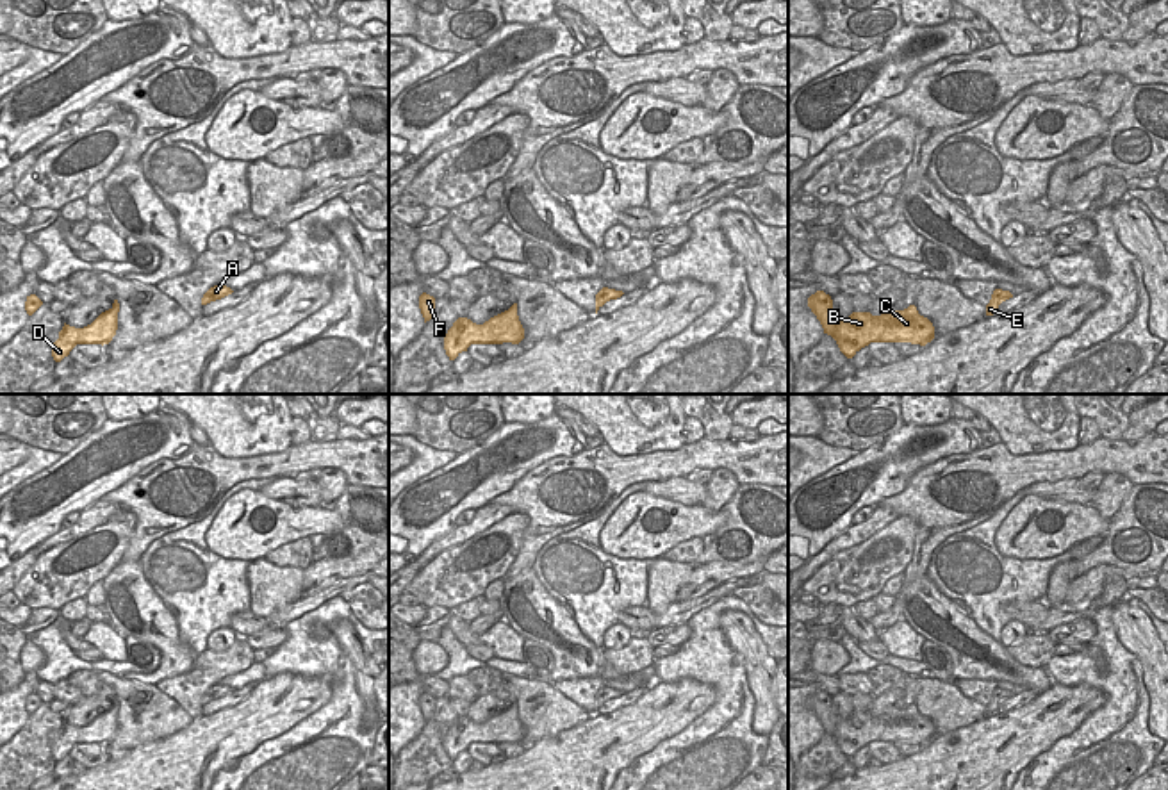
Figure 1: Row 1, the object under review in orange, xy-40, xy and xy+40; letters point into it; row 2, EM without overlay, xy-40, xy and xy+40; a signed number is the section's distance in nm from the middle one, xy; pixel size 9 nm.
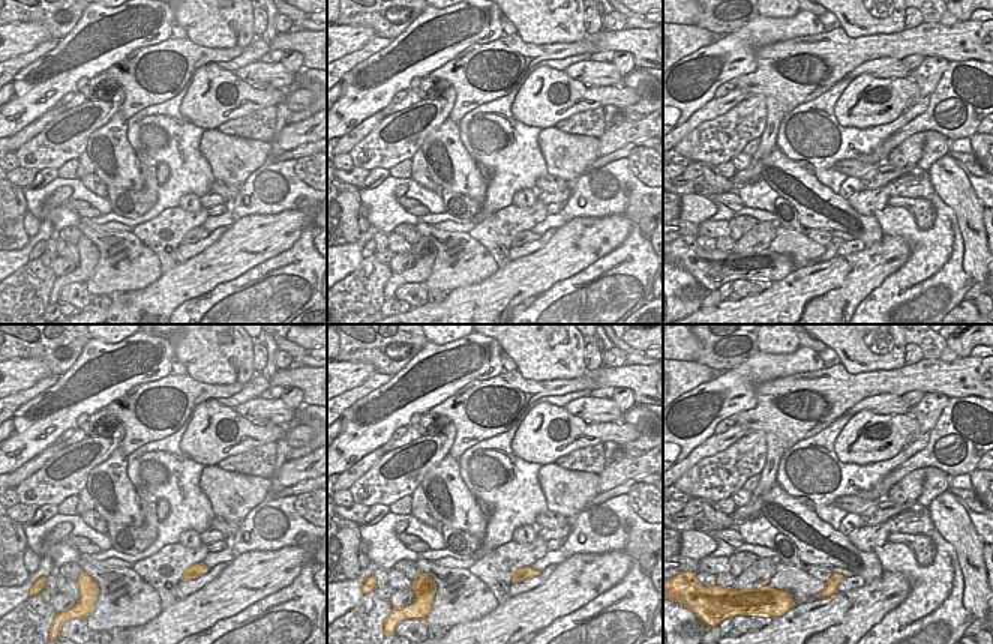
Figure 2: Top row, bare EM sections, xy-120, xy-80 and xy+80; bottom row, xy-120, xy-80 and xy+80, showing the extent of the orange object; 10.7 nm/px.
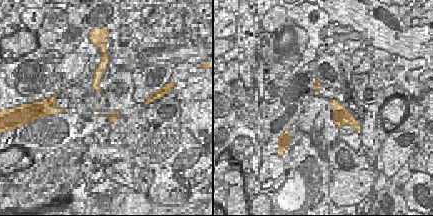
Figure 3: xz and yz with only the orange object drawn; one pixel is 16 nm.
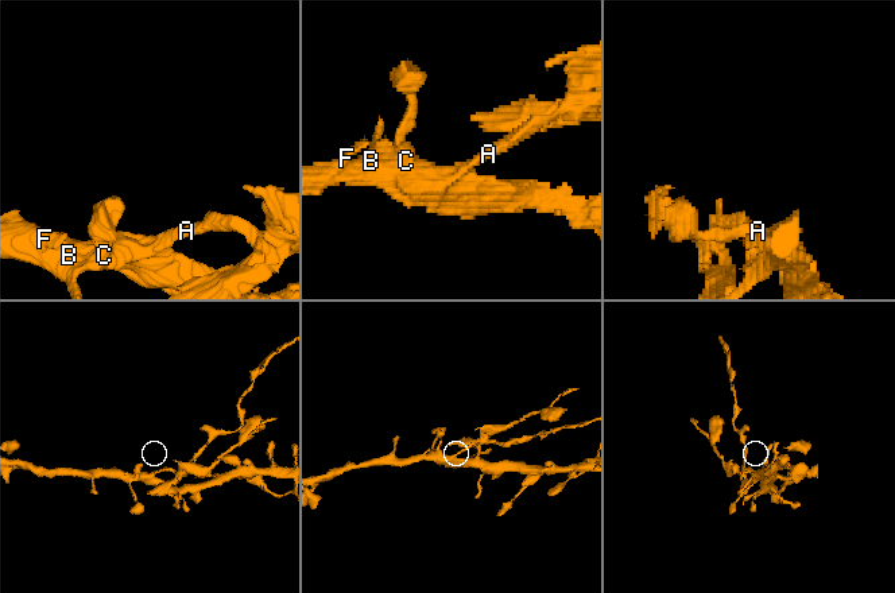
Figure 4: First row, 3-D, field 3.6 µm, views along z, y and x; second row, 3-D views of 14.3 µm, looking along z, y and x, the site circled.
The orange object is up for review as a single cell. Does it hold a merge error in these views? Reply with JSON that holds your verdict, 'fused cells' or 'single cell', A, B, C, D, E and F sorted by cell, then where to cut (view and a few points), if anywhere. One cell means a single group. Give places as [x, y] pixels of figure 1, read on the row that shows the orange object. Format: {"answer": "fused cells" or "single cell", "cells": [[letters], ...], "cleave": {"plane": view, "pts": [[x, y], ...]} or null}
{"answer": "fused cells", "cells": [["A"], ["B", "C", "D", "E", "F"]], "cleave": {"plane": "xy", "pts": [[603, 289], [598, 305]]}}

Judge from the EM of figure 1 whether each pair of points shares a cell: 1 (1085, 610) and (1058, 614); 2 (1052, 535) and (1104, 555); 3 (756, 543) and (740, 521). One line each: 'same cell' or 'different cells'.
1: same cell
2: different cells
3: same cell

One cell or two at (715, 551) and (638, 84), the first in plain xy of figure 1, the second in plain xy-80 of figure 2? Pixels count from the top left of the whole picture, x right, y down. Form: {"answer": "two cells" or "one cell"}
{"answer": "one cell"}

